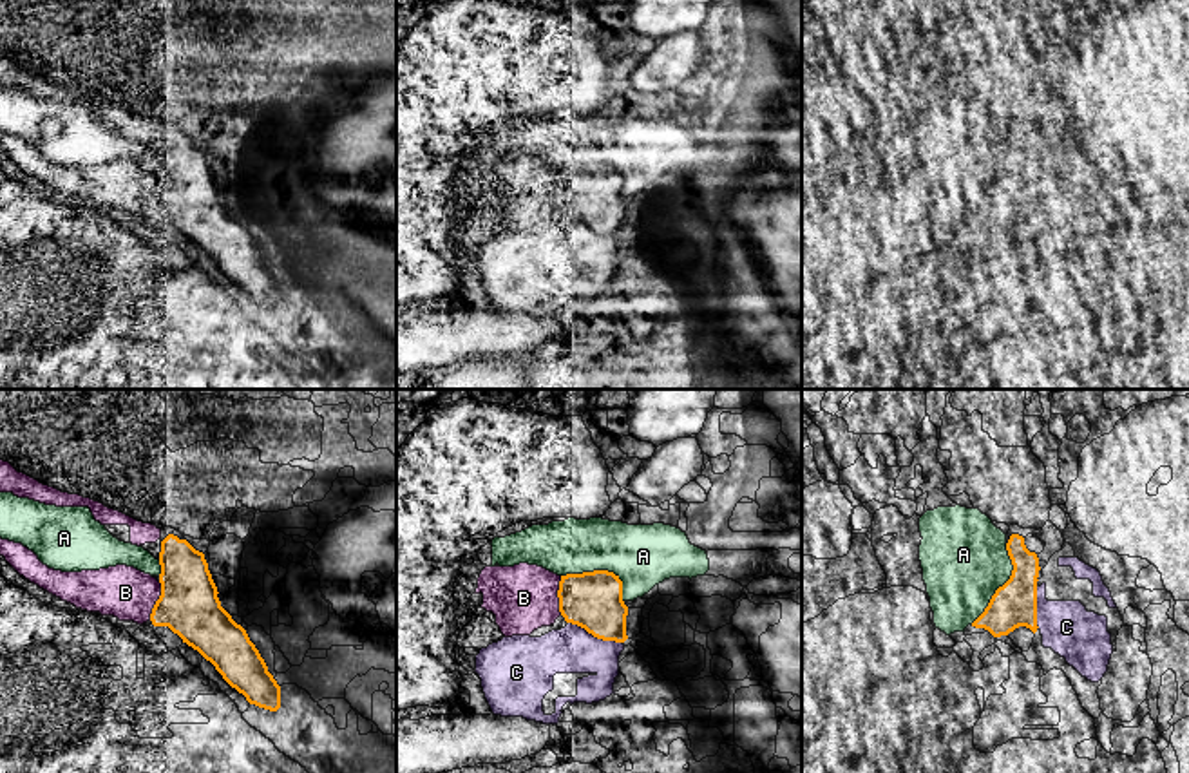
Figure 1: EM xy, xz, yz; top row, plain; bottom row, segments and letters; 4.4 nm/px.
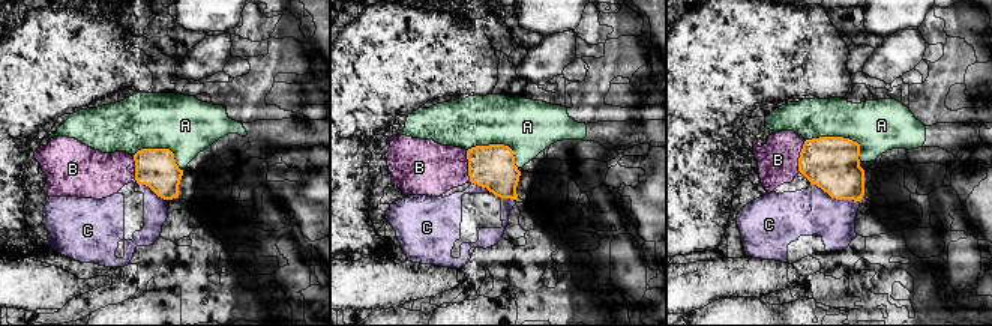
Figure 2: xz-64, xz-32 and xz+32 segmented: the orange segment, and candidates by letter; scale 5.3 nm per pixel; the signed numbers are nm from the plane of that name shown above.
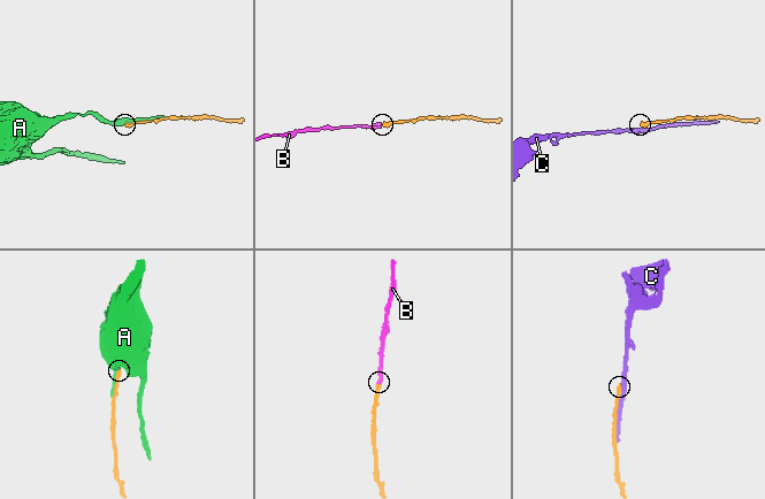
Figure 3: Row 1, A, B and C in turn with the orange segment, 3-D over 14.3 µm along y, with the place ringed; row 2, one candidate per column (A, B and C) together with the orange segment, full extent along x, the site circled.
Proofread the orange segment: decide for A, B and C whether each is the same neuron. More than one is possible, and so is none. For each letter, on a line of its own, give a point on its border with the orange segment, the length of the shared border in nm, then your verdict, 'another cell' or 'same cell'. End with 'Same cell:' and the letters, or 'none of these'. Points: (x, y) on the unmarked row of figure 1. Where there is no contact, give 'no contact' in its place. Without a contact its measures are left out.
A: contact xz (601, 165); length 300 nm; another cell
B: contact xy (156, 196); length 180 nm; same cell
C: contact xz (596, 230); length 260 nm; another cell
Same cell: B

